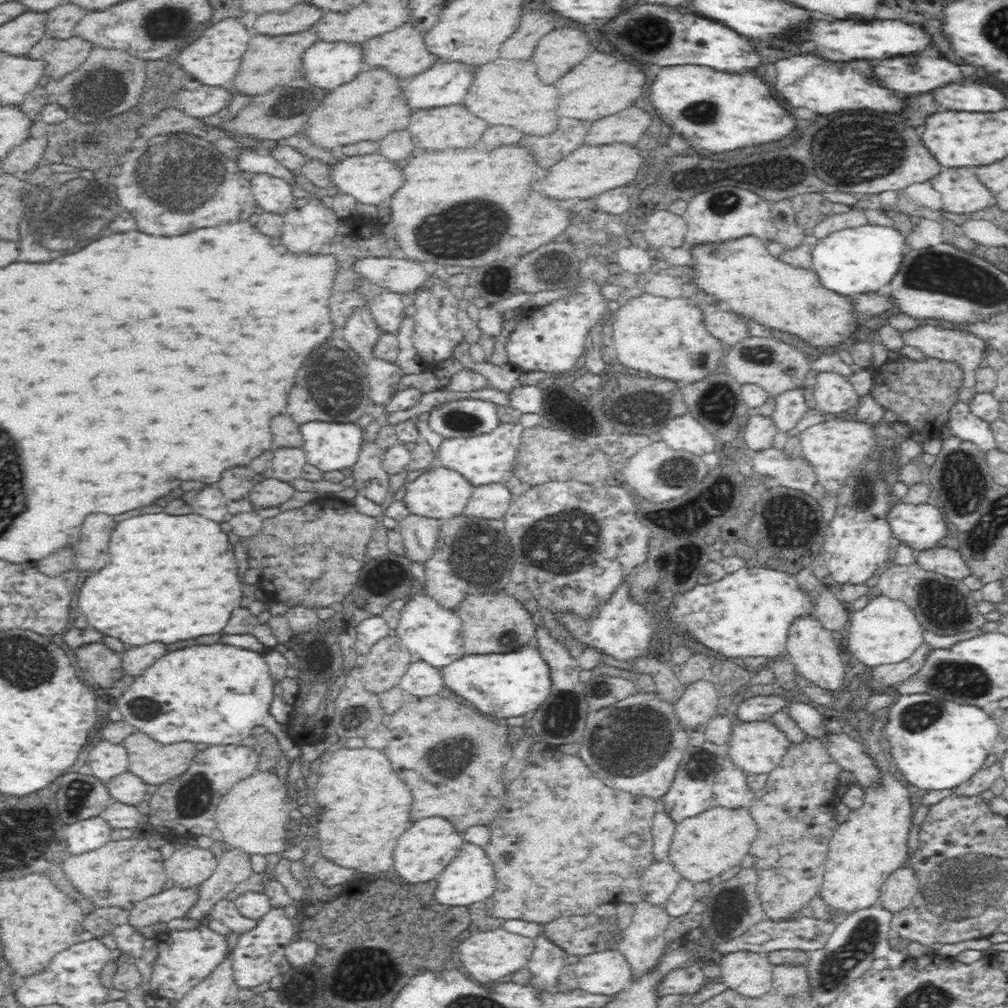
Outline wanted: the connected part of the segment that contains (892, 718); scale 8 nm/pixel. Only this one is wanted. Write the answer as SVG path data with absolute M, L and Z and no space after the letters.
M914 693L914 694L895 694L894 702L889 706L887 711L887 720L884 726L886 733L888 733L888 739L890 739L891 744L891 757L893 764L897 767L900 774L914 786L918 788L924 788L926 791L931 790L942 790L942 789L954 789L957 786L964 784L969 778L973 777L982 767L986 758L995 751L998 747L996 744L996 736L998 734L998 725L994 722L992 715L986 714L983 708L971 705L970 703L958 703L952 701L952 699L942 699L942 697L936 697L932 693Z

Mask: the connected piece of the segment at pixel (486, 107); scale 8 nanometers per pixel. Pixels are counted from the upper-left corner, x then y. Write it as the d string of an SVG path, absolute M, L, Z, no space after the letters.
M494 60L474 74L462 104L468 112L492 126L512 126L524 134L544 136L554 130L556 102L556 90L540 82L534 74L534 66L518 60Z

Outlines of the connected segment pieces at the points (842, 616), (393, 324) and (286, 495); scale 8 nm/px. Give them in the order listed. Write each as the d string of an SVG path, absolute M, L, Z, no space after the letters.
M824 592L818 598L814 598L814 602L815 610L812 616L826 630L834 632L848 626L850 609L844 606L837 596Z
M384 290L368 302L382 332L395 333L404 318L403 294Z
M275 477L265 479L255 486L249 486L249 501L252 509L261 509L271 506L279 506L282 502L290 500L296 492L286 481Z

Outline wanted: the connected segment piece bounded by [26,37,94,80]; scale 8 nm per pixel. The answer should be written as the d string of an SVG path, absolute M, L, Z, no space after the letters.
M77 37L67 40L43 38L26 56L32 60L42 60L45 65L44 75L56 80L84 64L93 48L90 43Z

